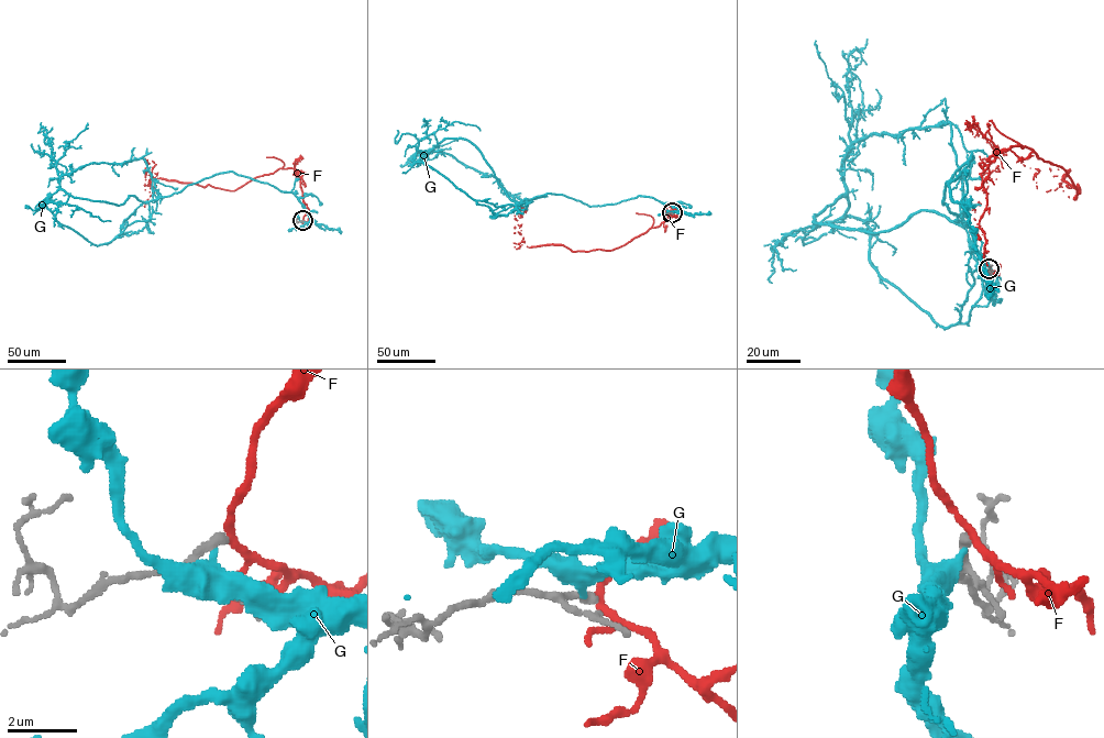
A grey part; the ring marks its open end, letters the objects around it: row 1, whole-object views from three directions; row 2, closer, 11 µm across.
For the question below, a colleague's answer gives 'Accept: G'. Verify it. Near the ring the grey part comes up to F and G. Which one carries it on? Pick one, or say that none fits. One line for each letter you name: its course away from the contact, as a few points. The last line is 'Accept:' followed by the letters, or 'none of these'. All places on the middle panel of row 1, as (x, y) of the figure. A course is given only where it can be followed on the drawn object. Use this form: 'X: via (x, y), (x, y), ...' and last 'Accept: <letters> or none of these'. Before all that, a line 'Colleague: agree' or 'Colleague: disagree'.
Colleague: disagree
Accept: none of these

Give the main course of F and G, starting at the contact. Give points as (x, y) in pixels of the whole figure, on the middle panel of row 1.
F: (672, 212), (677, 211), (613, 250), (574, 251), (561, 245), (527, 246), (515, 218), (523, 209), (514, 210)
G: (671, 212), (680, 210), (642, 196), (515, 201), (467, 141), (417, 150), (454, 122), (479, 131)

